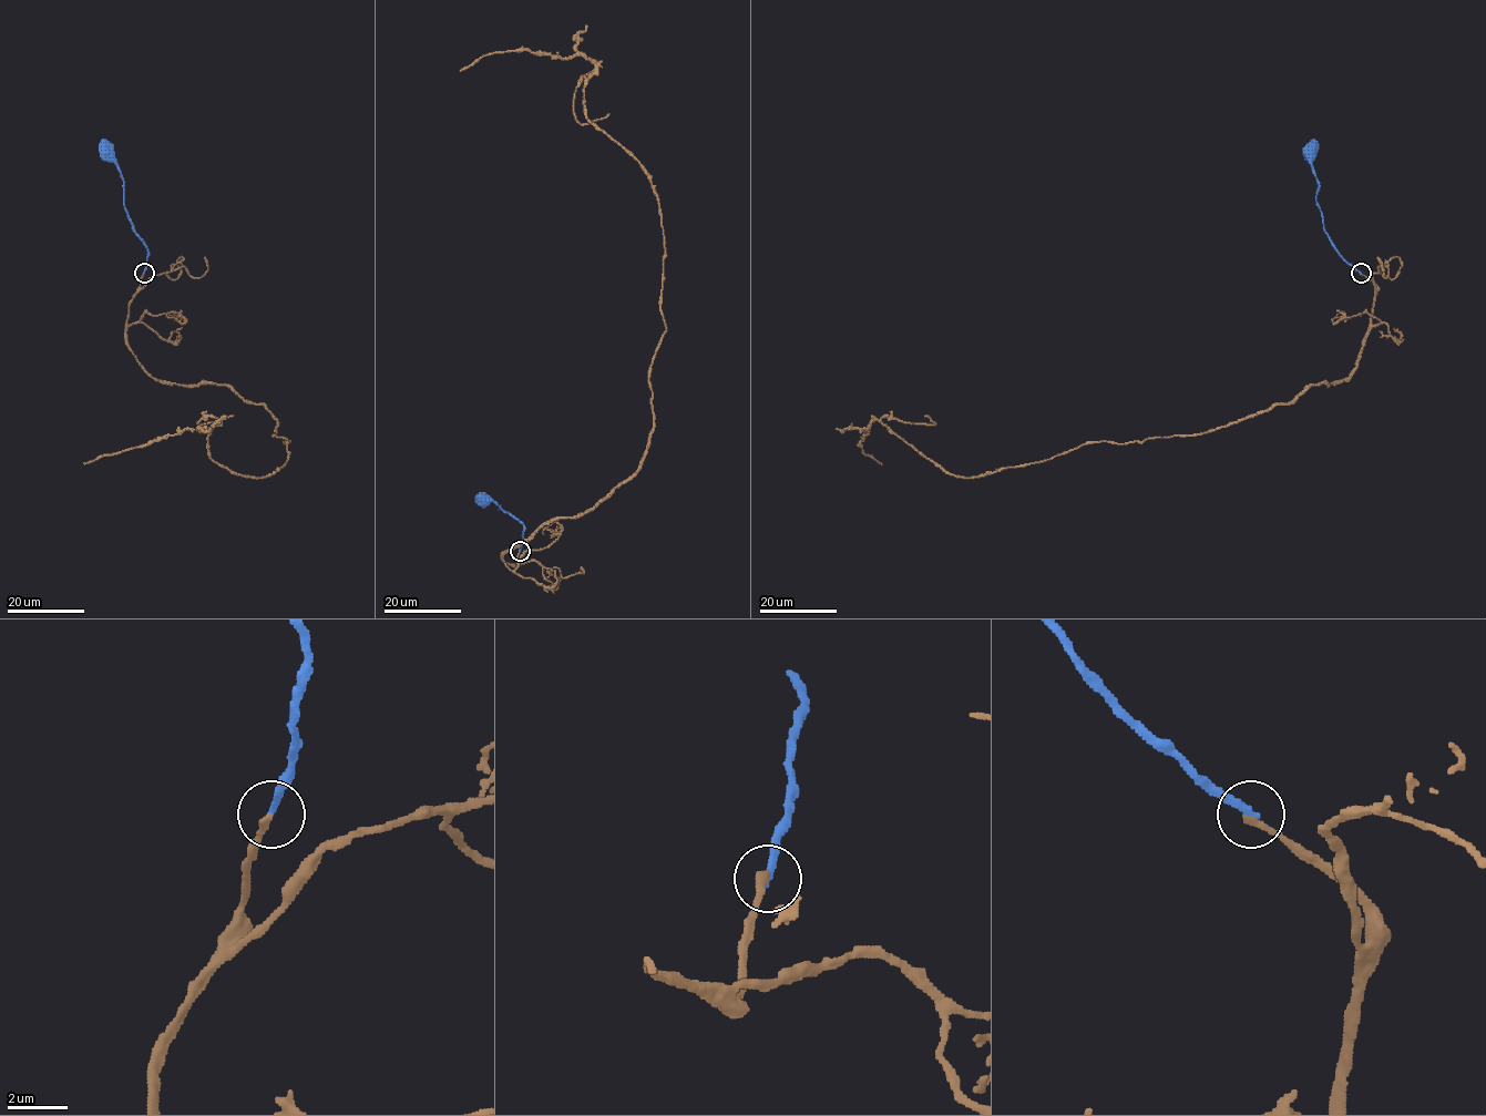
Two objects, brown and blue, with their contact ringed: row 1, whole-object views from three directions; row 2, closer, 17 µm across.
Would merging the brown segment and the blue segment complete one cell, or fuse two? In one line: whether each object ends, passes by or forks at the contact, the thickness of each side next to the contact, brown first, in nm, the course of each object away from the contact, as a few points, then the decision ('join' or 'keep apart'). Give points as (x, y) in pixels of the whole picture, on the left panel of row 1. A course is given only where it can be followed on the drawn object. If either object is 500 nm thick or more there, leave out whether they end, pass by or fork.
brown ends; blue ends; calibres 240 and 240 nm; course brown (143, 273), (126, 330), (141, 365), (262, 403), (288, 459), (234, 474), (209, 458), (217, 420), (83, 463); course blue (143, 273), (149, 249), (124, 205), (124, 181), (119, 164), (106, 152); keep apart

